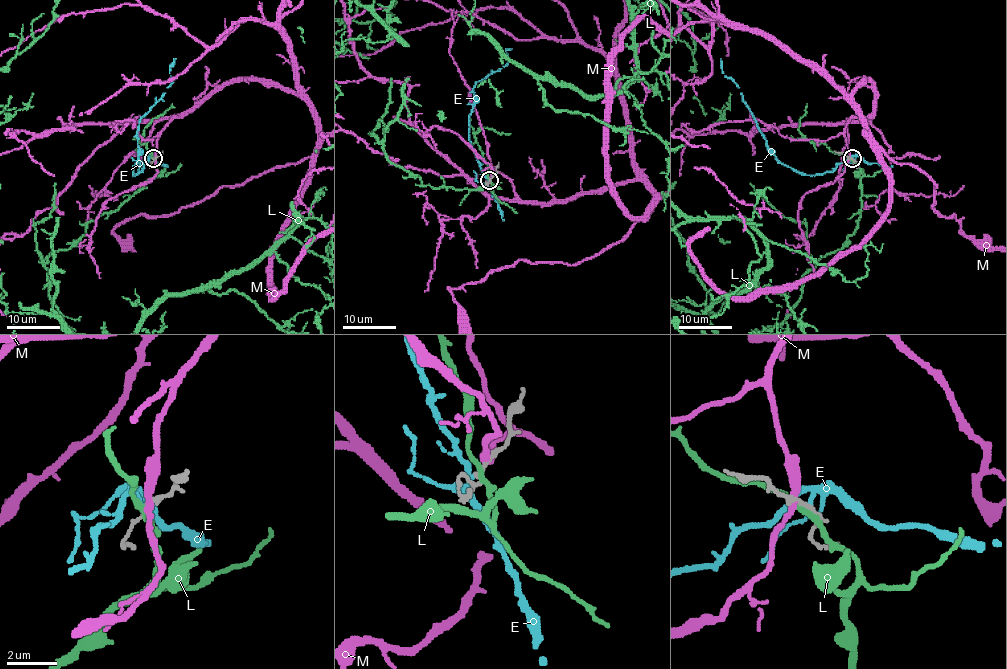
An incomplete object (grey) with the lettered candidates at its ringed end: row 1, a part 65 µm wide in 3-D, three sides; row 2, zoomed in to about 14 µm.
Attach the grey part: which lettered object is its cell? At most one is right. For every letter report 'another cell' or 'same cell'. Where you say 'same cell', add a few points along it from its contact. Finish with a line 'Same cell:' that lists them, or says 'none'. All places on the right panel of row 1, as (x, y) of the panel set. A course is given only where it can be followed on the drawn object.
E: same cell; it runs (853, 159), (850, 156), (832, 171), (816, 175), (784, 165), (768, 147), (743, 95), (723, 73), (720, 58)
L: another cell
M: another cell
Same cell: E

